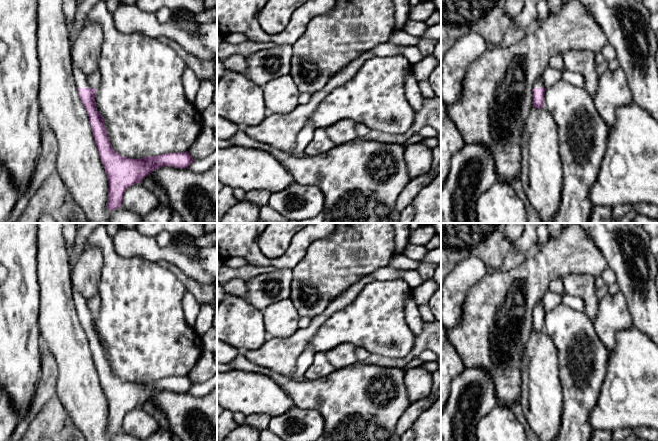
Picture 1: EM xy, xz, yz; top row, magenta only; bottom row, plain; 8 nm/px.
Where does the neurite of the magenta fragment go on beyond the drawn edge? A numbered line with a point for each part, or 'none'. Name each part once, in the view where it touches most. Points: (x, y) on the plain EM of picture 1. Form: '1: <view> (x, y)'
1: yz (539, 307)

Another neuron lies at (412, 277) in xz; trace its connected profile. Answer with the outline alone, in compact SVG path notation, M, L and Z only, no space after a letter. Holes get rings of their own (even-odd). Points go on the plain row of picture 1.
M385 266L374 271L371 276L375 280L392 280L395 278L401 278L407 282L411 289L414 289L423 283L418 270L400 270L394 269L390 266Z

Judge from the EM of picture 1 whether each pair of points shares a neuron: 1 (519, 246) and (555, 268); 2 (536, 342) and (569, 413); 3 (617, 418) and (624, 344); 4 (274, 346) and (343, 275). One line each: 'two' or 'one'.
1: two
2: two
3: one
4: two

